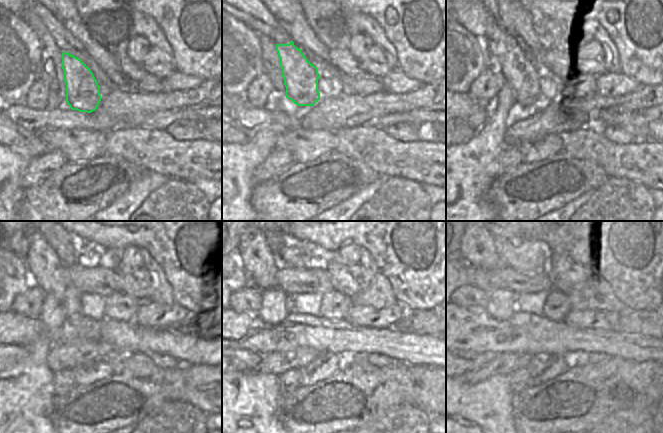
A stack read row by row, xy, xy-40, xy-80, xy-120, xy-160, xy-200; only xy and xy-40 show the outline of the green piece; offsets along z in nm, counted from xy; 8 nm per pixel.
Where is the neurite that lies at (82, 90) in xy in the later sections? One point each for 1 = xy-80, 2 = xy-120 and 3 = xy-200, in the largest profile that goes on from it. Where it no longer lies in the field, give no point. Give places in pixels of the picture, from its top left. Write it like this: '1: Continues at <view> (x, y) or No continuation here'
1: Continues at xy-80 (518, 70)
2: Continues at xy-120 (46, 270)
3: Continues at xy-200 (477, 247).

